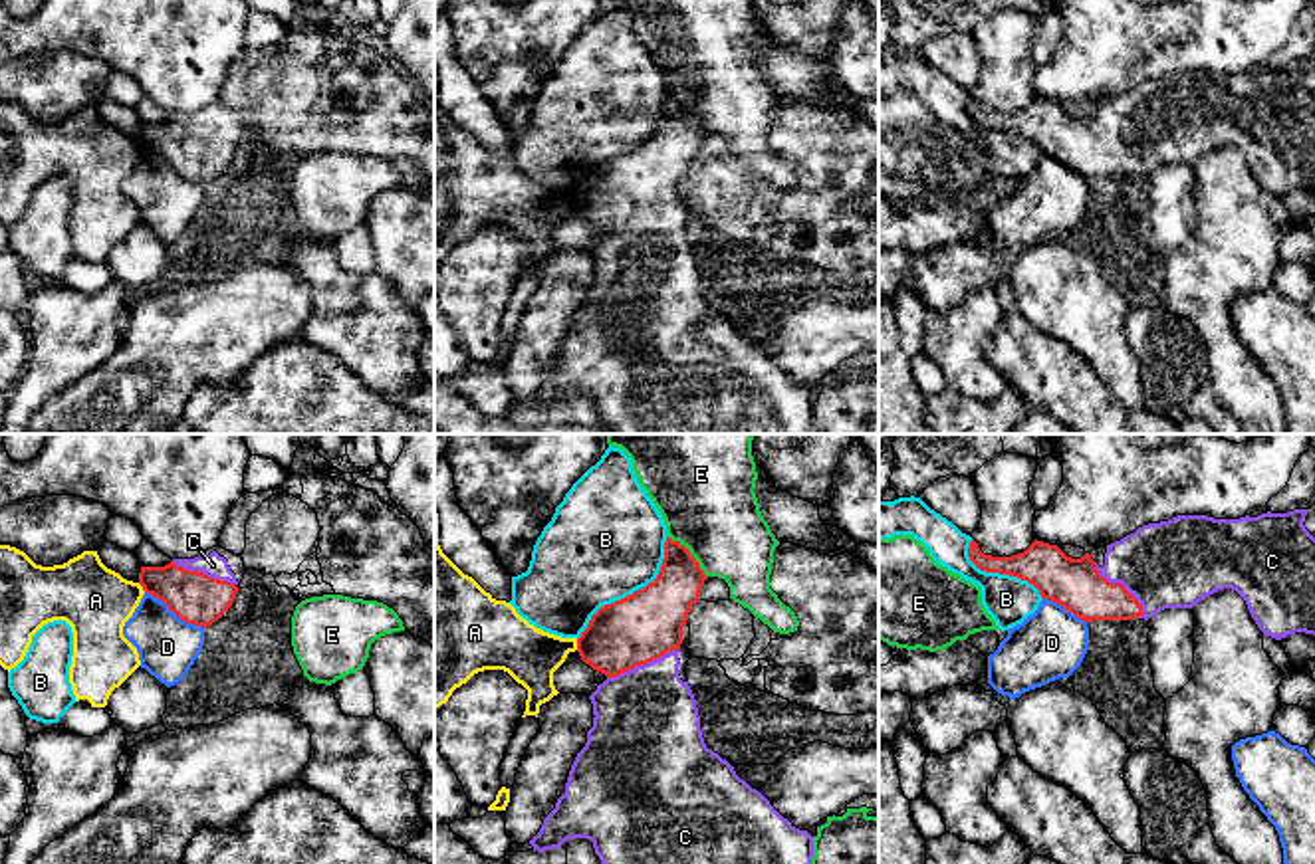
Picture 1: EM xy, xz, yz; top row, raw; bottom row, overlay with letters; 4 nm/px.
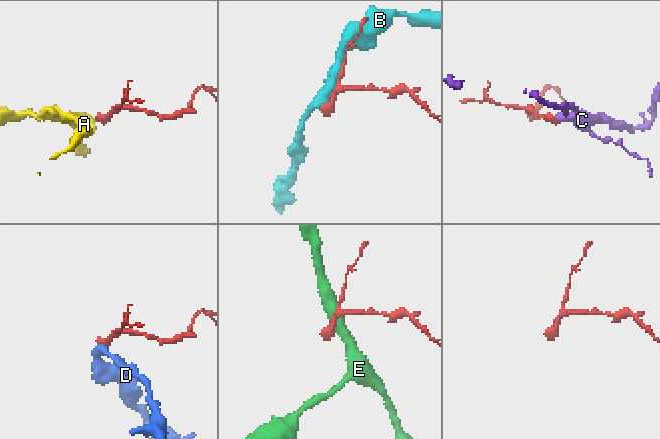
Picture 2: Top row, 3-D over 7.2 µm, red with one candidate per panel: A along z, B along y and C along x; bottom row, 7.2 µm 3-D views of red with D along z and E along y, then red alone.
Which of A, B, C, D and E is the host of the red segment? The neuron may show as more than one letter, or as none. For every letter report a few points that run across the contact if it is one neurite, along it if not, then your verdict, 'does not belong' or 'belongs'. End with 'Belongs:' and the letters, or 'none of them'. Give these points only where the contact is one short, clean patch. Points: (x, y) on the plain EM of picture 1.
A: line xz (576, 195), (578, 205); does not belong
B: does not belong
C: line xz (645, 181), (641, 189), (641, 220), (647, 282); belongs
D: does not belong
E: does not belong
Belongs: C

